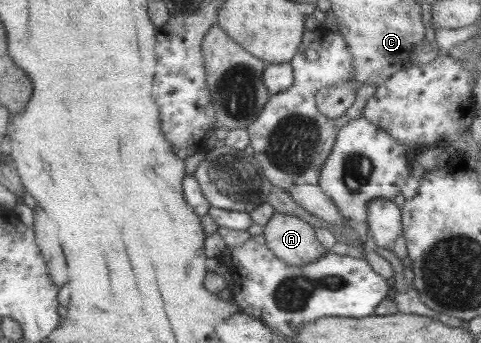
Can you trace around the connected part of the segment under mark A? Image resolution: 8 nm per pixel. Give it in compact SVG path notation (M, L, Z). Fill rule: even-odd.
M275 212L265 225L264 235L274 255L290 265L312 263L328 252L317 240L316 227L297 216Z

